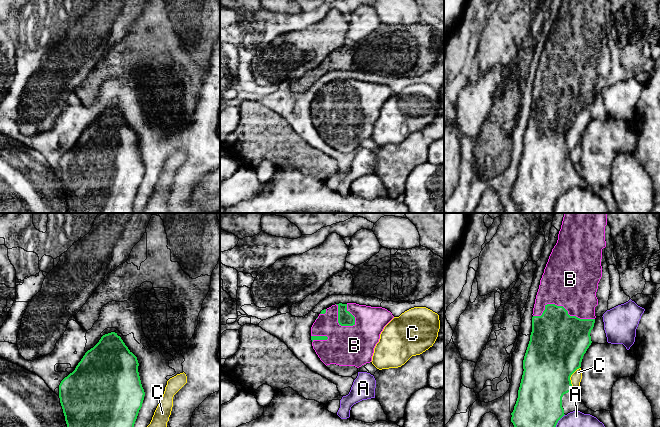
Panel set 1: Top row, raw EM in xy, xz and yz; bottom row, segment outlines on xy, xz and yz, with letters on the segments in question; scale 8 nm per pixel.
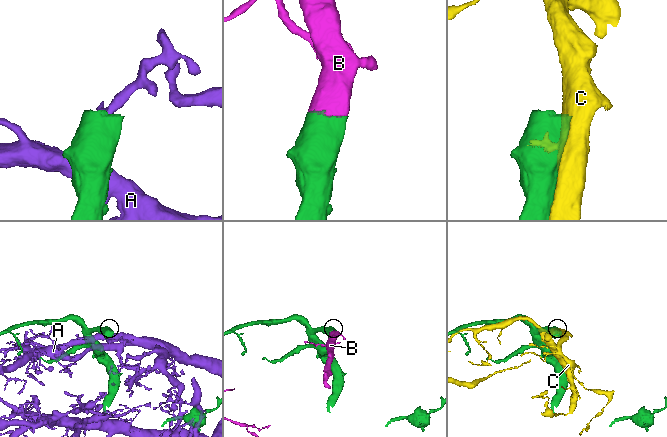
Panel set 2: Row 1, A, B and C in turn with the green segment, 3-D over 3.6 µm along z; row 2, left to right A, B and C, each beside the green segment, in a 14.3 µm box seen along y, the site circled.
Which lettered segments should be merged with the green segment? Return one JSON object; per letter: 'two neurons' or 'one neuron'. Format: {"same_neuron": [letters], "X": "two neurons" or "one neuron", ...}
{"same_neuron": ["B"], "A": "two neurons", "B": "one neuron", "C": "two neurons"}

